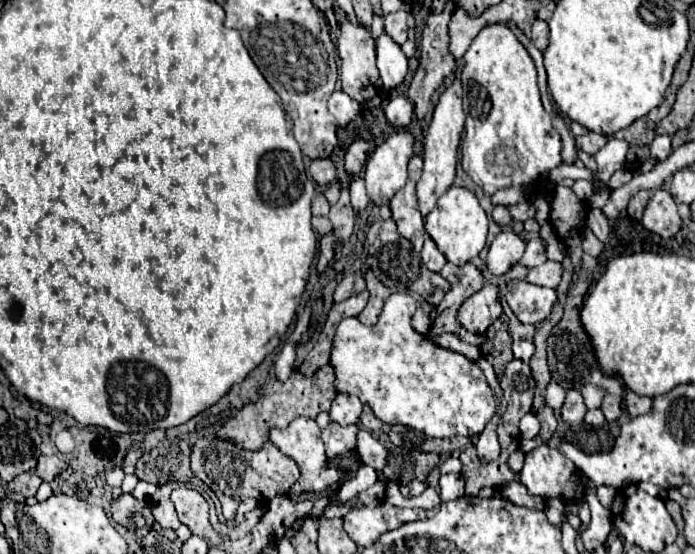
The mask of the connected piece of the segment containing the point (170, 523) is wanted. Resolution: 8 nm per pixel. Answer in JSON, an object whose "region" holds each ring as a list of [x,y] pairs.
{"region":[[[175,481],[161,486],[157,490],[157,494],[153,496],[151,500],[151,512],[155,516],[155,520],[163,526],[163,528],[171,528],[171,530],[177,530],[179,528],[179,518],[177,518],[177,512],[169,500],[169,494],[171,490],[175,490],[179,487],[179,483]]]}

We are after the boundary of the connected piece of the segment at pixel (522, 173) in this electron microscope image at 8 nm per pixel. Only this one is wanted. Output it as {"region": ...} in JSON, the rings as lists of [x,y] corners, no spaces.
{"region":[[[487,24],[481,28],[463,56],[461,84],[467,114],[461,164],[477,186],[487,194],[509,186],[527,186],[561,164],[561,138],[541,104],[535,64],[509,26]]]}

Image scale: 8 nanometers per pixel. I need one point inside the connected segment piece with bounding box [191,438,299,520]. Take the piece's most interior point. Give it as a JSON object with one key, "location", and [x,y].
{"location":[233,474]}

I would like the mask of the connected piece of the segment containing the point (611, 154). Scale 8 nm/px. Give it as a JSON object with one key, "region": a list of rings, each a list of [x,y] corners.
{"region":[[[609,138],[609,142],[593,154],[595,162],[597,162],[597,176],[605,182],[605,186],[595,186],[597,192],[601,190],[607,190],[609,186],[609,178],[613,172],[625,168],[625,156],[627,156],[627,150],[629,150],[629,144],[627,140],[617,140],[617,138]]]}

